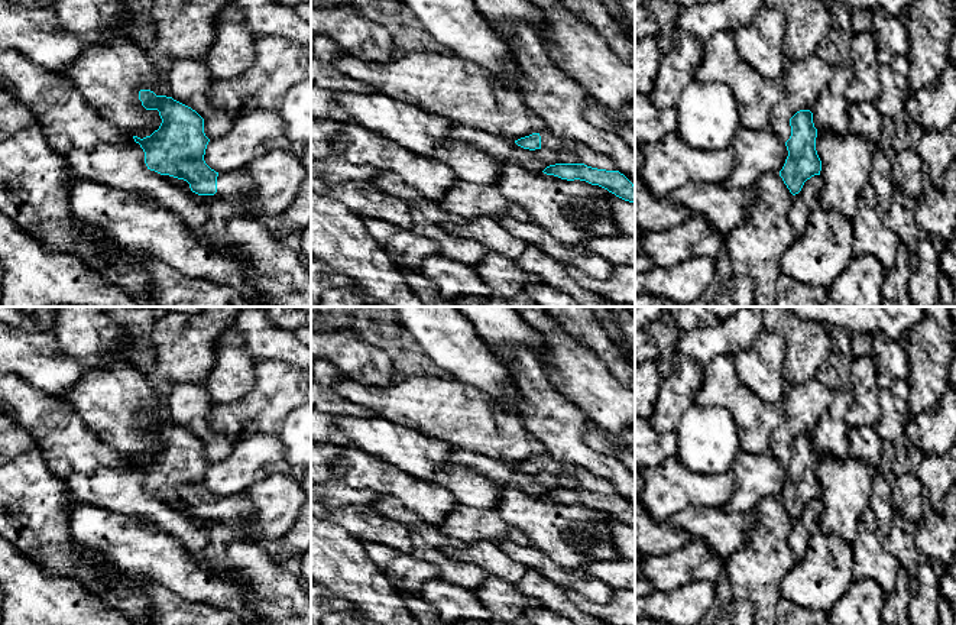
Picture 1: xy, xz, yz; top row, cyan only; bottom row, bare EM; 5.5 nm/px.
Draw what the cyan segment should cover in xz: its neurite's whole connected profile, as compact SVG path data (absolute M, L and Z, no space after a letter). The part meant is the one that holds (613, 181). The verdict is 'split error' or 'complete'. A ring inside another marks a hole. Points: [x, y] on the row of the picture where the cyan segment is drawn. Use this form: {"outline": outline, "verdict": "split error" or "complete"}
{"outline": "M544 126L538 133L521 137L515 143L529 150L547 148L574 153L581 161L580 163L555 163L547 166L542 172L567 181L586 181L607 190L625 201L635 203L635 185L618 171L616 163L580 142L561 139Z", "verdict": "split error"}

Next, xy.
{"outline": "M140 90L139 100L146 110L158 110L162 119L150 136L133 136L145 152L148 169L184 179L192 192L217 197L221 203L233 203L253 190L247 169L218 174L205 163L210 139L204 133L204 119L195 110L150 90Z", "verdict": "split error"}

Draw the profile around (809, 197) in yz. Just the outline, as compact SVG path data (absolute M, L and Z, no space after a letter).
M821 177L807 179L798 194L793 197L788 220L793 229L806 229L810 211L820 205Z

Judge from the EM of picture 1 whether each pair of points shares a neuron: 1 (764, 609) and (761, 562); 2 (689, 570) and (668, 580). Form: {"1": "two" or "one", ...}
{"1": "one", "2": "one"}

